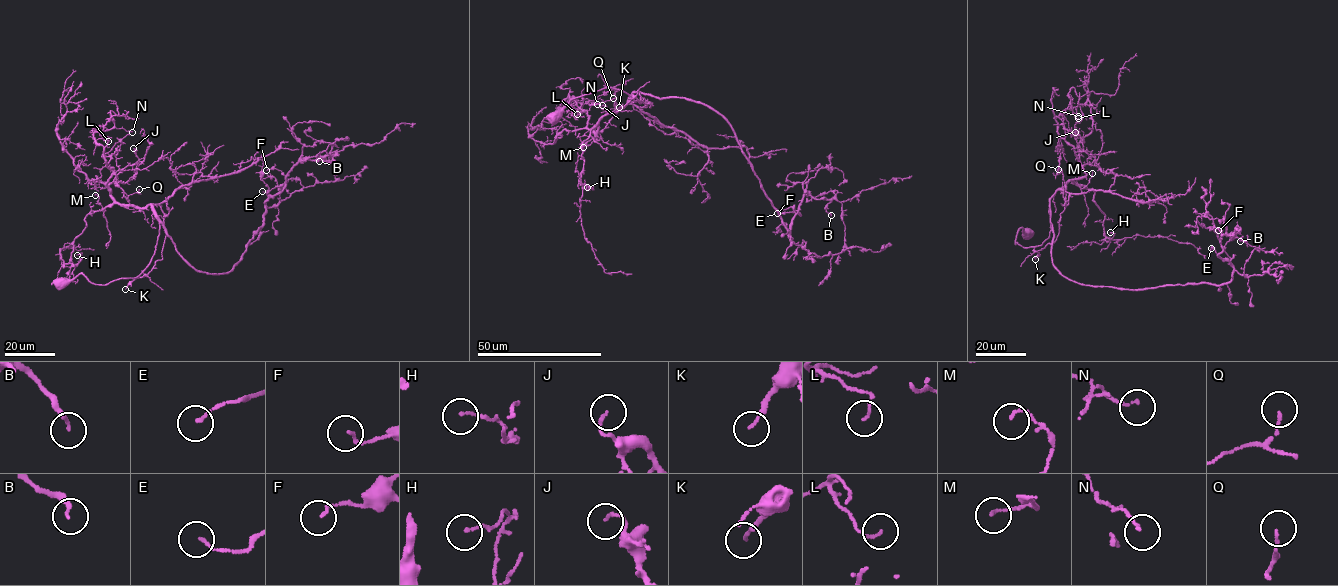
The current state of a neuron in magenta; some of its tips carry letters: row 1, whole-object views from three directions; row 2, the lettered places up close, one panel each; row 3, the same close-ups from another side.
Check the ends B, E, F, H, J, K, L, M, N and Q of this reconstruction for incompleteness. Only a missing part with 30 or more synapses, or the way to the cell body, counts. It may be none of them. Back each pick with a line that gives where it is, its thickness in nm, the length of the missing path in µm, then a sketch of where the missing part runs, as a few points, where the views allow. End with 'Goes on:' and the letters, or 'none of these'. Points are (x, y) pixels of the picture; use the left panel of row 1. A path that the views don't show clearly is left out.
K: (125, 289) | 140 nm | 15 µm | (125, 289), (113, 301), (112, 308)
Goes on: K

